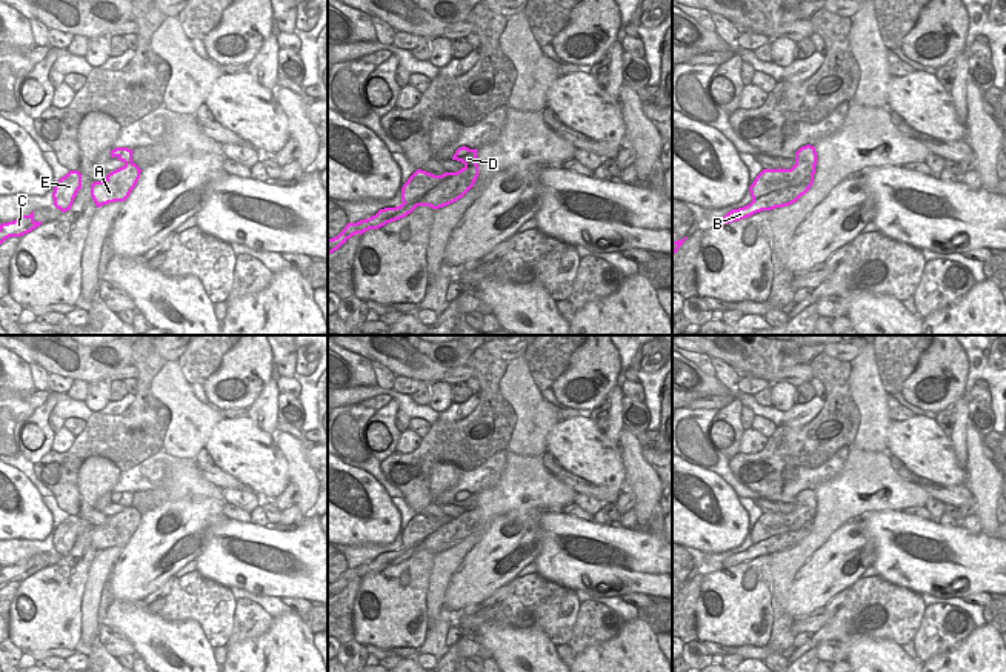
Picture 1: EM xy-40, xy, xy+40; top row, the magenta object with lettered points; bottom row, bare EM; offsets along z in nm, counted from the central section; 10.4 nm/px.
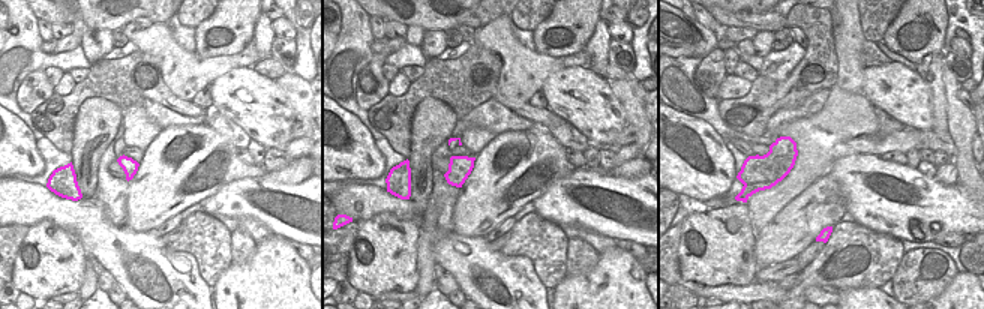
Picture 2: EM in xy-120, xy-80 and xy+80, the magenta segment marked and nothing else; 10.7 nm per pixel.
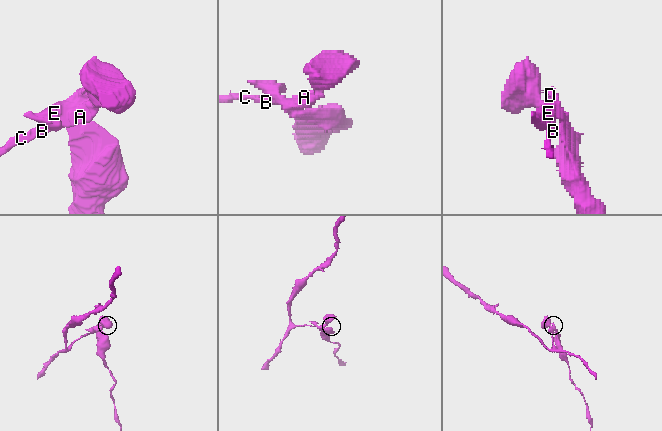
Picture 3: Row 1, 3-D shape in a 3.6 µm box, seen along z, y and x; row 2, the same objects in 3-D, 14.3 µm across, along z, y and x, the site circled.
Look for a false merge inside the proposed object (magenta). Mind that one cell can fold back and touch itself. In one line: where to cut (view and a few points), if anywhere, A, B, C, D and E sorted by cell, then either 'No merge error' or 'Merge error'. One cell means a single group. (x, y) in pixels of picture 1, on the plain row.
Split along xy (468, 534), (457, 523), (446, 523), (419, 543), (402, 549). Groups: A B C / D E. Merge error.

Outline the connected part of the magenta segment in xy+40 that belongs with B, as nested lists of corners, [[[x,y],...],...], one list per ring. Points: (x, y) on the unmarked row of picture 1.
[[[800,527],[798,531],[784,532],[780,535],[774,535],[758,544],[752,544],[749,549],[729,555],[723,563],[721,569],[728,569],[732,566],[738,566],[741,563],[748,563],[761,555],[771,555],[775,552],[783,552],[795,547],[801,540],[809,535],[809,531]]]

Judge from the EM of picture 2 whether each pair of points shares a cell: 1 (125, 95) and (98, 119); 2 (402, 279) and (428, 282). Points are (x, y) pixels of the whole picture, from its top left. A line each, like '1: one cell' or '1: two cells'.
1: two cells
2: two cells

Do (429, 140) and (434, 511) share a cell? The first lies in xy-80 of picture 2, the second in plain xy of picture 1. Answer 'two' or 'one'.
two

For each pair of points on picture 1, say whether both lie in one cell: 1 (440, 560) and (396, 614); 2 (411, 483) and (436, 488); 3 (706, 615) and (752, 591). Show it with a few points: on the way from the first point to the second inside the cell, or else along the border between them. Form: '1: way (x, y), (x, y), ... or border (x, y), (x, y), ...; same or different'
1: border (436, 554), (428, 577), (425, 606); different
2: border (456, 463), (437, 463), (433, 468), (429, 497); different
3: way (717, 617), (722, 617), (742, 597); same

